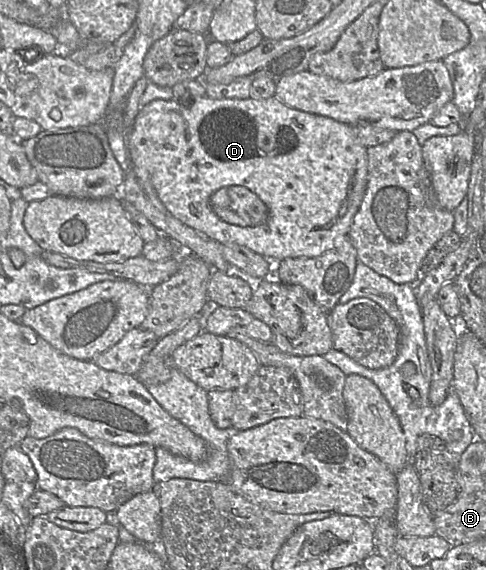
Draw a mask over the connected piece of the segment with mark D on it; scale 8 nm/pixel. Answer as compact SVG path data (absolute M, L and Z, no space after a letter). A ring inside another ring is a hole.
M200 97L189 107L175 100L156 99L139 110L127 133L130 168L139 179L149 179L168 211L186 226L223 245L245 246L261 256L279 262L286 258L318 257L334 248L337 239L349 234L367 187L367 148L358 140L355 126L340 123L330 117L300 111L285 105L277 97L267 99L211 99Z

